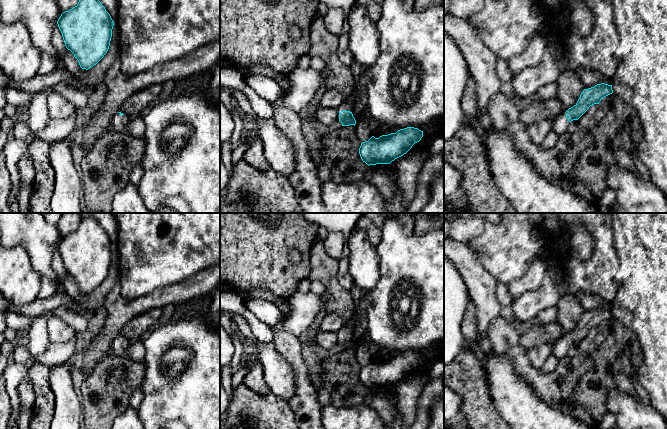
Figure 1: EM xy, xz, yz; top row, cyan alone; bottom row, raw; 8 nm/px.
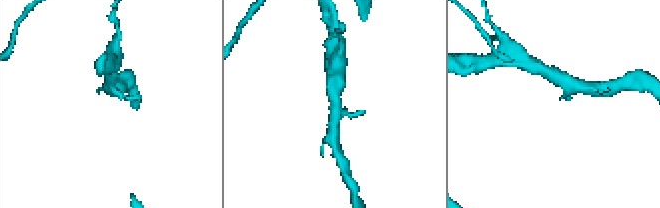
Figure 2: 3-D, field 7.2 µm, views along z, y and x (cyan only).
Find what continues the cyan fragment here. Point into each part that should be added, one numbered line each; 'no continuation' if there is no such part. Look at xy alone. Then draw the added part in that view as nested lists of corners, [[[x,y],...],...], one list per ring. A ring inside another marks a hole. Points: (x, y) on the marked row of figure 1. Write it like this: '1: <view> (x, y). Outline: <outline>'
1: xy (120, 122). Outline: [[[119,112],[114,116],[113,121],[111,123],[111,129],[116,130],[118,132],[127,133],[126,127],[128,126],[130,117],[121,115]]]

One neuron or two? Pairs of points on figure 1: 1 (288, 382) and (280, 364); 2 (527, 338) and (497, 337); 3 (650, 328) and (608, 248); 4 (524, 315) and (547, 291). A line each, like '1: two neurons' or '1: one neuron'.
1: one neuron
2: two neurons
3: two neurons
4: one neuron

